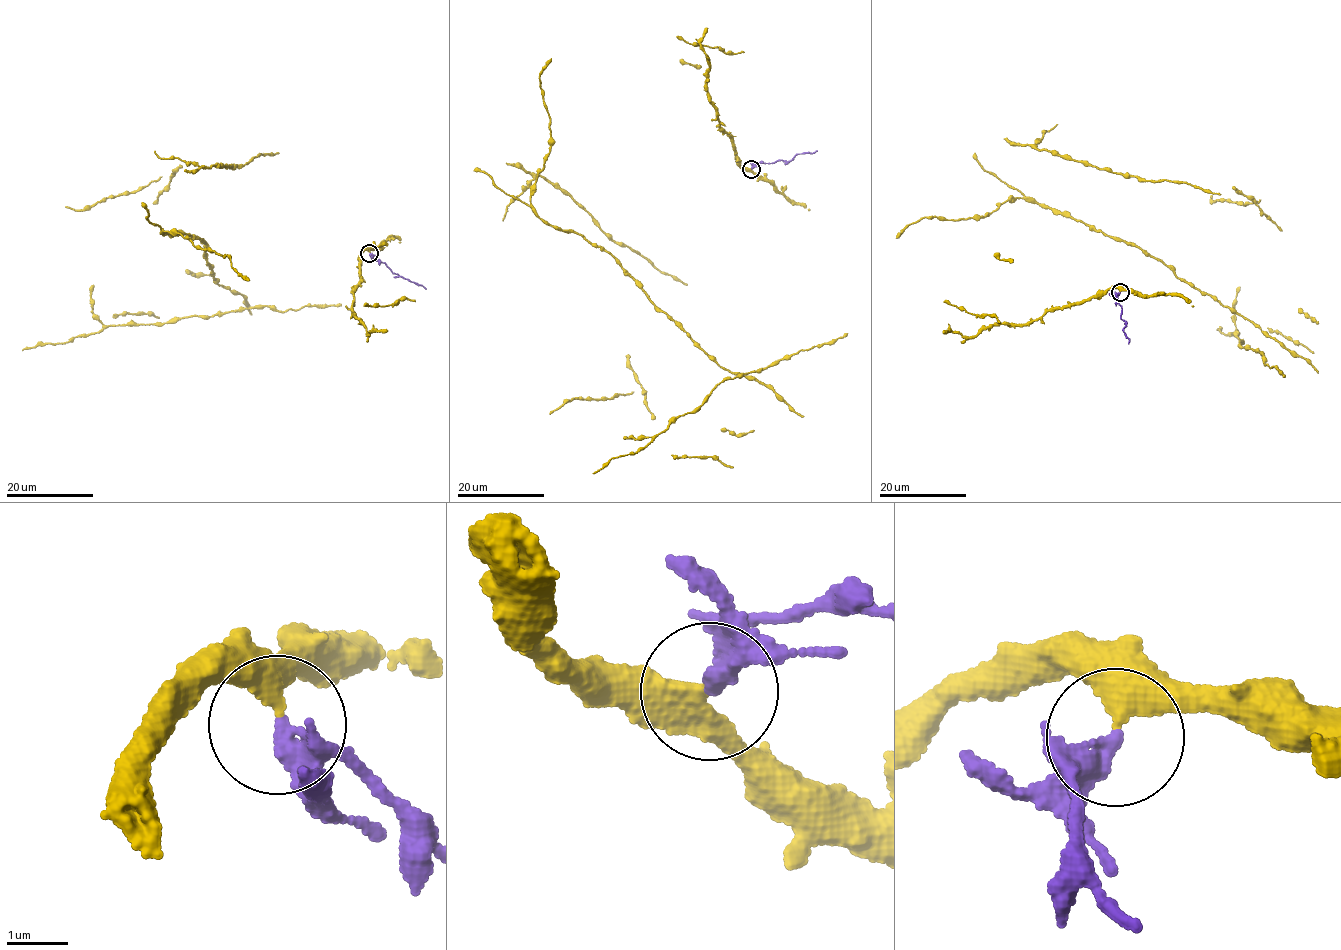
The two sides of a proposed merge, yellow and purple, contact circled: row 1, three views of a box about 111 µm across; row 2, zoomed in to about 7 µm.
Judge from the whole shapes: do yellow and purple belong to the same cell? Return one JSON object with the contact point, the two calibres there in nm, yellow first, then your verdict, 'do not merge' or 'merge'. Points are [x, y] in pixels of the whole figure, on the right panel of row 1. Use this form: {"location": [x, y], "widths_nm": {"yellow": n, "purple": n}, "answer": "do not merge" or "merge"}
{"location": [1120, 292], "widths_nm": {"yellow": 320, "purple": 360}, "answer": "do not merge"}

